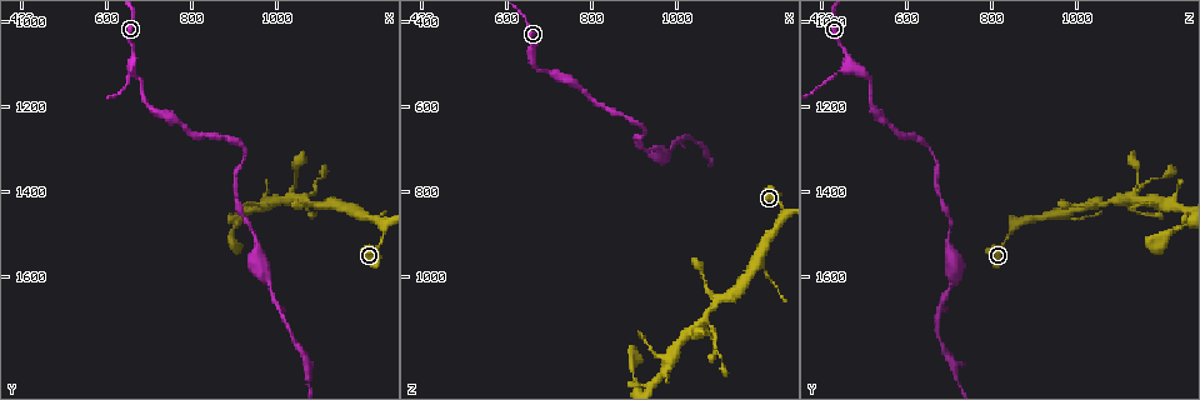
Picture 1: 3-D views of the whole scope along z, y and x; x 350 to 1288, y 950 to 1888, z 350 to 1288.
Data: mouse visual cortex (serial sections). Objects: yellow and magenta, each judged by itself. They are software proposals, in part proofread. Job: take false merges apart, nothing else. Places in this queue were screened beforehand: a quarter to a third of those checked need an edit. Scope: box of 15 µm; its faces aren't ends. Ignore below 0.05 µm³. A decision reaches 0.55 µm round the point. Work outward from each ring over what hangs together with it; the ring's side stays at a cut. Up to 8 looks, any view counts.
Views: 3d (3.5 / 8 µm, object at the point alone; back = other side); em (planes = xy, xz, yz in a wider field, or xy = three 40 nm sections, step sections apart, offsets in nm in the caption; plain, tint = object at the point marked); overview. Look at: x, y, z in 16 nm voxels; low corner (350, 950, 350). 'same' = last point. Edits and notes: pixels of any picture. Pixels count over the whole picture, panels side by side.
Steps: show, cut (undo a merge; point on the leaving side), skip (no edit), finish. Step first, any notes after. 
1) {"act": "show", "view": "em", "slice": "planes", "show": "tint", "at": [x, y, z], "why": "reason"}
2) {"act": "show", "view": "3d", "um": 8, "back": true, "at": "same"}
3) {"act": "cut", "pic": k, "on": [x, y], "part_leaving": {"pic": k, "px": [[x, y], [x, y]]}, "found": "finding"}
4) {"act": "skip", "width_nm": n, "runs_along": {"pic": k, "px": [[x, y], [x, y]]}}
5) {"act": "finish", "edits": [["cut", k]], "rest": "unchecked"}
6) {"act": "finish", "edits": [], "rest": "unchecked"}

{"act": "show", "view": "3d", "um": 8, "at": [660, 1095, 460]}

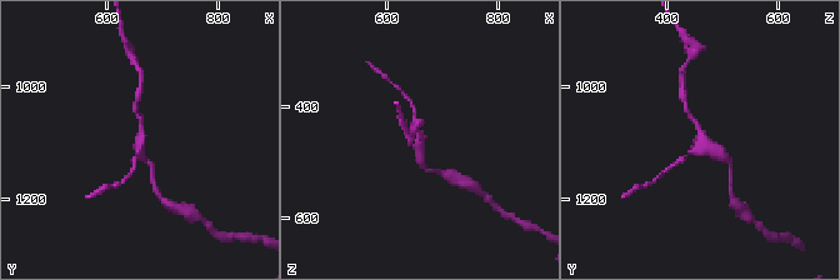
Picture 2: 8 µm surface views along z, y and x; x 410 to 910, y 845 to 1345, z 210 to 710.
{"act": "show", "view": "em", "slice": "xy", "step": 2, "show": "tint", "at": [670, 1095, 460]}

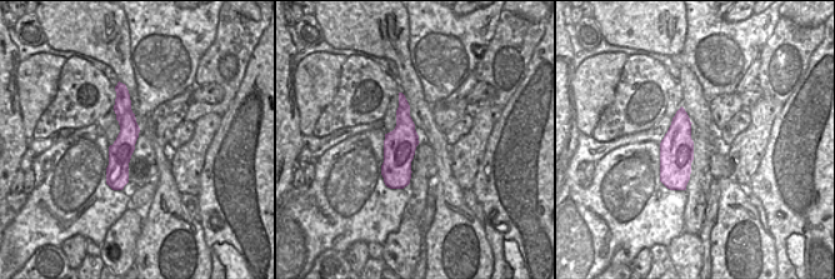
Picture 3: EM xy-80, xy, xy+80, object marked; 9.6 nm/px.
{"act": "skip", "runs_along": {"pic": 2, "px": [[685, 105], [704, 140], [728, 160]]}, "found": "one cell here"}

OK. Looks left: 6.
{"act": "show", "view": "3d", "um": 8, "at": [1115, 1425, 1050], "why": "sharp bend"}

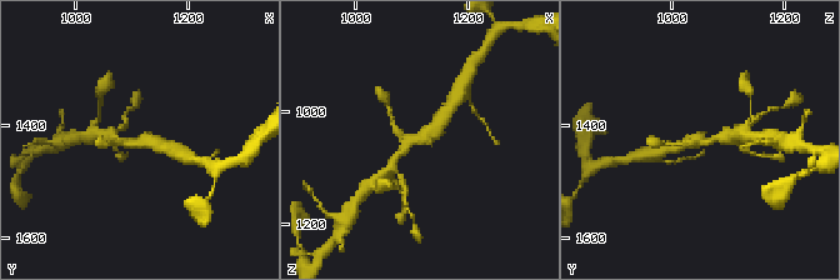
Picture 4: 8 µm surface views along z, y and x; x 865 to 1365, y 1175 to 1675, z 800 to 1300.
{"act": "show", "view": "3d", "um": 3.5, "at": [1115, 1435, 1050]}

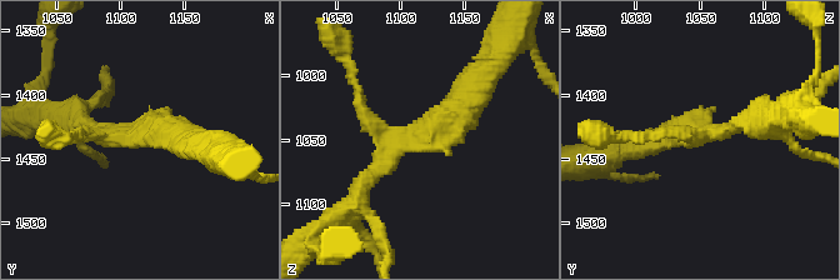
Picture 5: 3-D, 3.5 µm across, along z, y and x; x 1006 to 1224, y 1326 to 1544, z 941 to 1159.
{"act": "show", "view": "em", "slice": "xy", "step": 1, "show": "tint", "at": [1118, 1428, 1044], "arms": 3, "arm_widths_nm": [200, 200, 300]}

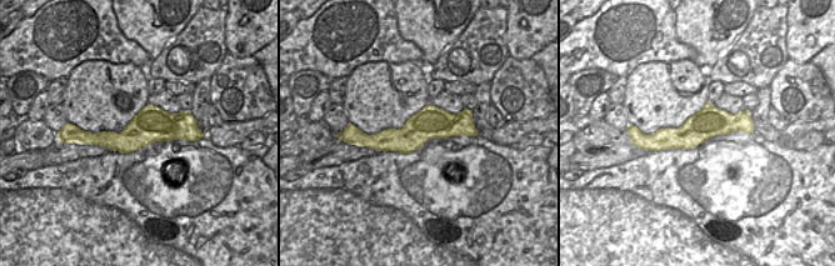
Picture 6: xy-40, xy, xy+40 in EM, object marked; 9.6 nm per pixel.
{"act": "skip", "width_nm": 320, "runs_along": {"pic": 5, "px": [[479, 80], [360, 189]]}, "found": "all the same cell"}

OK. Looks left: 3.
{"act": "show", "view": "3d", "um": 3.5, "at": [1035, 1415, 1130], "why": "arms part here"}

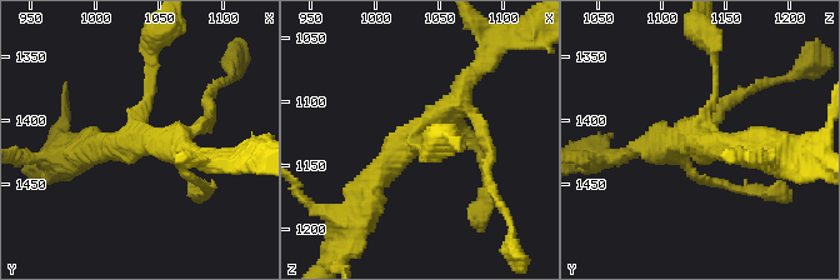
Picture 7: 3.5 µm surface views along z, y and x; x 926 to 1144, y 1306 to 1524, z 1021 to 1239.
{"act": "show", "view": "em", "slice": "xy", "step": 1, "show": "tint", "at": [1030, 1418, 1128]}

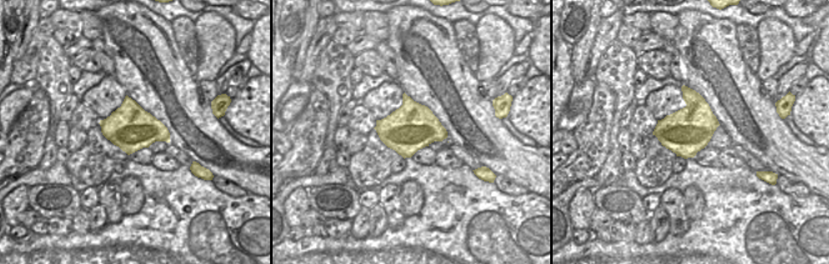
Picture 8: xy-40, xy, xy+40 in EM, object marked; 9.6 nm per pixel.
{"act": "show", "view": "em", "slice": "xy", "step": 3, "show": "tint", "at": "same"}

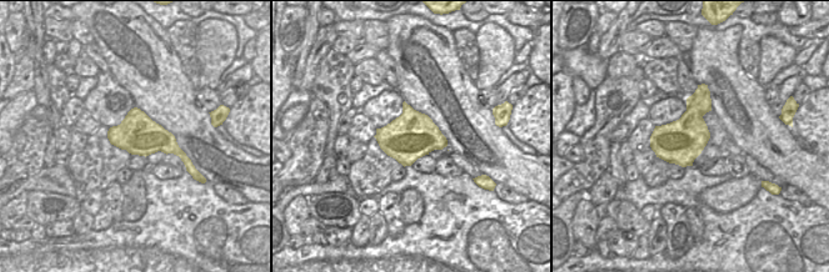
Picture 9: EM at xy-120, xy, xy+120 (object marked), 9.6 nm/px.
{"act": "skip", "arms": 3, "runs_along": {"pic": 7, "px": [[470, 78], [363, 201]]}, "found": "one cell here"}

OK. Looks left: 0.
{"act": "finish", "edits": [], "rest": "unchecked"}

